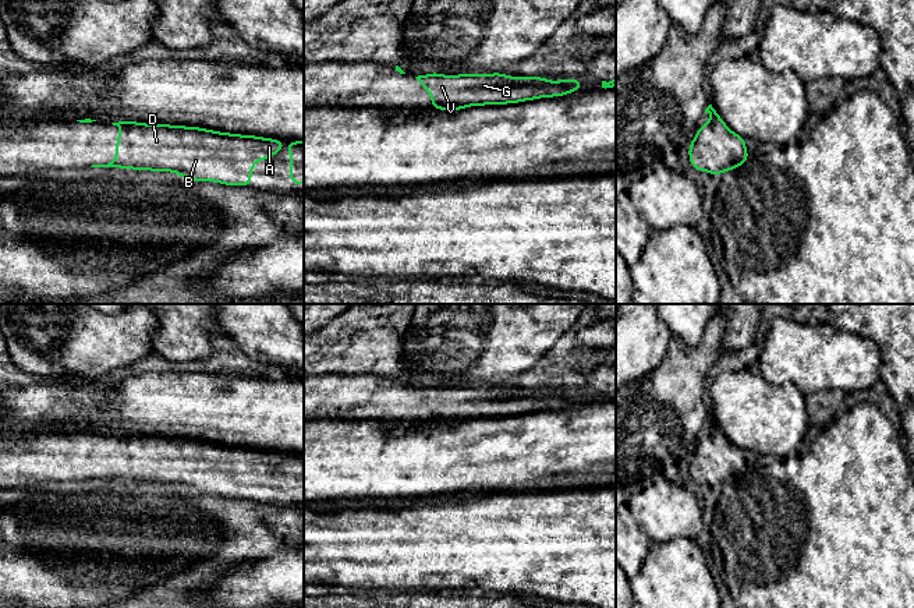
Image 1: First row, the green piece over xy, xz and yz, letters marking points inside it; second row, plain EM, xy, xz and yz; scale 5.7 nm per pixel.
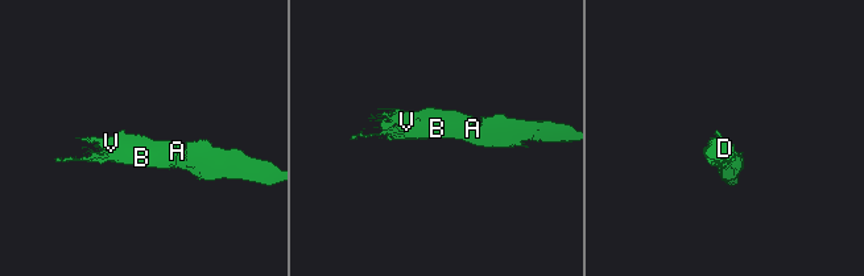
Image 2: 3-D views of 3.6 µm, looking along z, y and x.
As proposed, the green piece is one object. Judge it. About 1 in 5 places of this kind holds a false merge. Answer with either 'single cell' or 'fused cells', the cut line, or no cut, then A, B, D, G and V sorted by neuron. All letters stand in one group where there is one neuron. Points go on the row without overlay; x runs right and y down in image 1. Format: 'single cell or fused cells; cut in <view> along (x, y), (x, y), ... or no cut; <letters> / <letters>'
single cell; no cut; A B D G V

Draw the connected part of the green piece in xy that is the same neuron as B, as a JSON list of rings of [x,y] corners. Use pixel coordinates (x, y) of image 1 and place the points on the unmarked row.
[[[137,434],[111,436],[120,442],[117,470],[91,480],[174,484],[199,495],[254,499],[251,487],[255,474],[272,470],[284,457],[280,452],[198,439]]]

